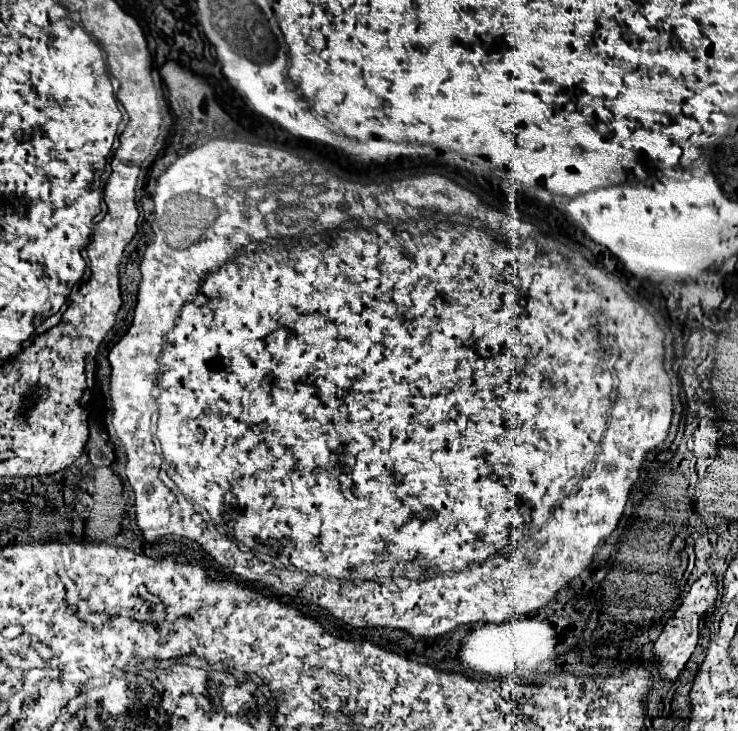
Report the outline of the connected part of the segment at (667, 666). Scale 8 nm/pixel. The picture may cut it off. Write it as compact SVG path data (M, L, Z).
M707 570L689 590L689 594L685 596L683 604L679 606L677 612L673 612L673 616L667 620L657 644L655 644L655 656L659 660L659 666L657 666L657 674L663 678L663 680L675 680L679 676L679 672L685 668L689 656L693 654L695 646L697 646L697 640L699 640L699 618L701 614L709 612L713 606L715 606L715 598L717 598L717 582L715 582L715 576L713 576L713 570Z

